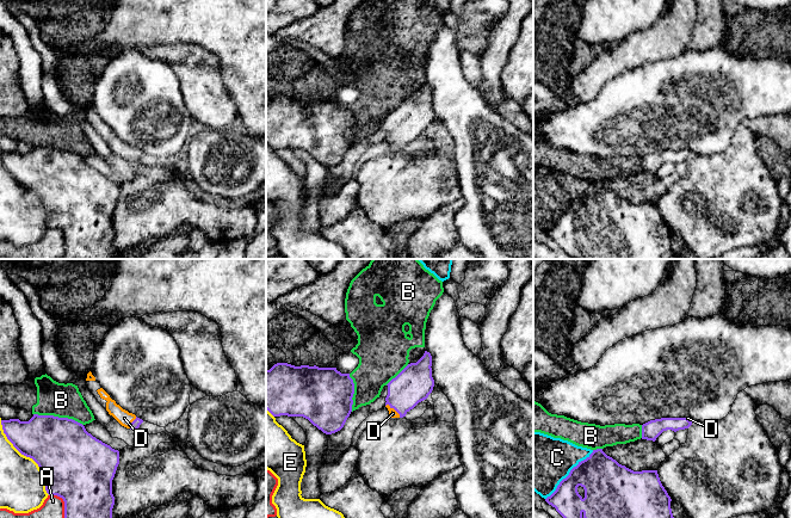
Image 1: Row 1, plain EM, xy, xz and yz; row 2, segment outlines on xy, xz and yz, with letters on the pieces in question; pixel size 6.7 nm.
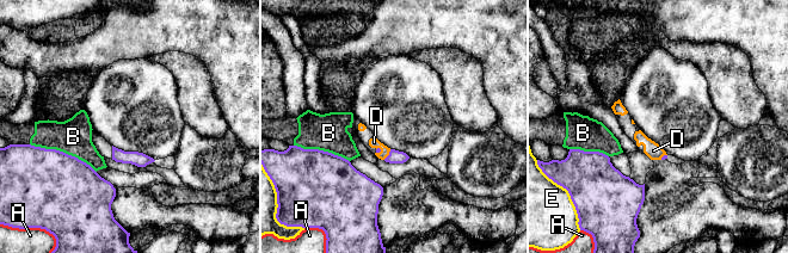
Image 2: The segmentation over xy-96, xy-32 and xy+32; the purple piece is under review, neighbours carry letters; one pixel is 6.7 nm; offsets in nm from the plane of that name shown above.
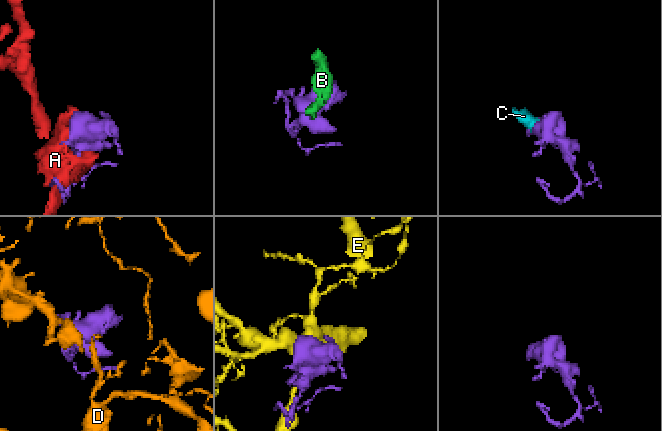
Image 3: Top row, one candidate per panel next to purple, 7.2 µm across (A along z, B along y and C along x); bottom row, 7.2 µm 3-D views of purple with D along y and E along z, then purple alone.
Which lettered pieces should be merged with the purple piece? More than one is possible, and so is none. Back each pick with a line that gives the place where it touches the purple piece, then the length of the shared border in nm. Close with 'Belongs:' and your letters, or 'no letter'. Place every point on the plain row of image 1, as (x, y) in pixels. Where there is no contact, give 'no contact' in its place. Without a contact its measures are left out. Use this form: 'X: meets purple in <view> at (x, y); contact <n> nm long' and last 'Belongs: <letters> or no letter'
D: meets purple in xz at (394, 141); contact 130 nm long
Belongs: D

